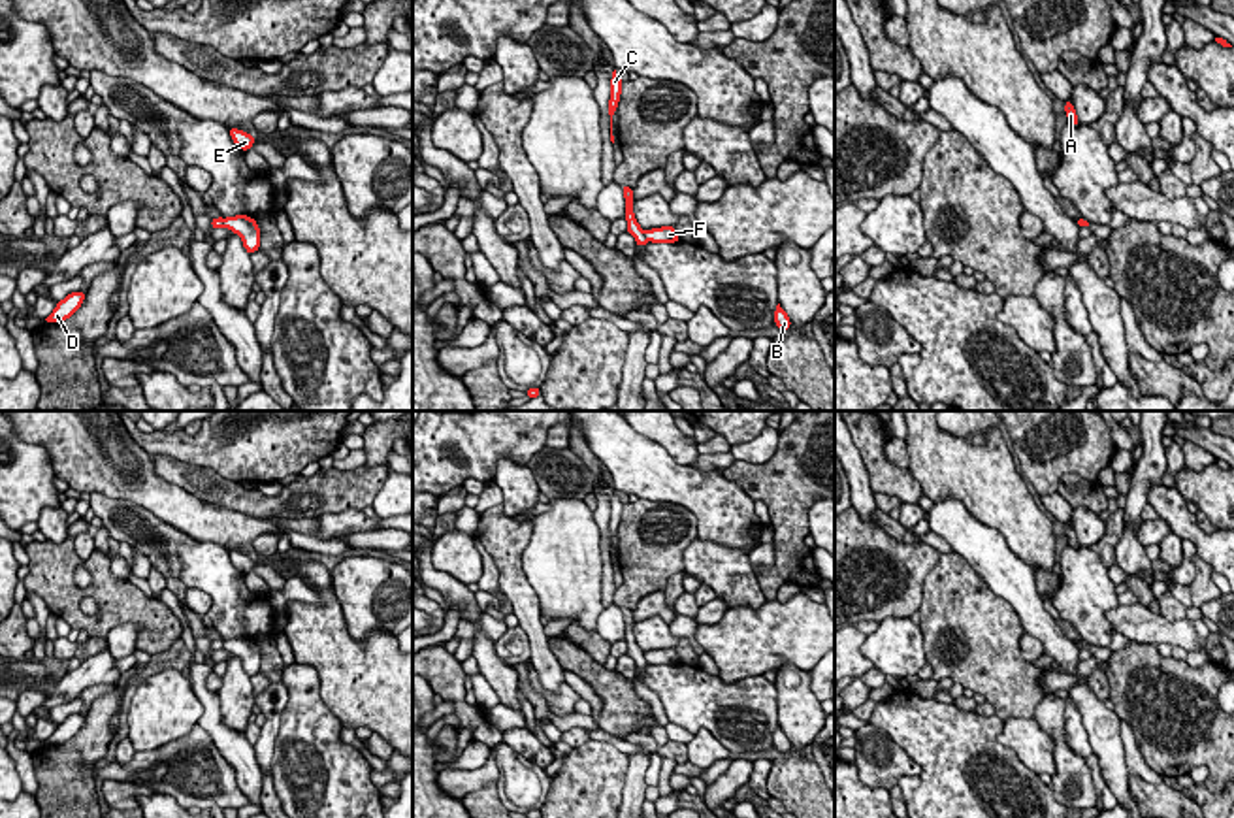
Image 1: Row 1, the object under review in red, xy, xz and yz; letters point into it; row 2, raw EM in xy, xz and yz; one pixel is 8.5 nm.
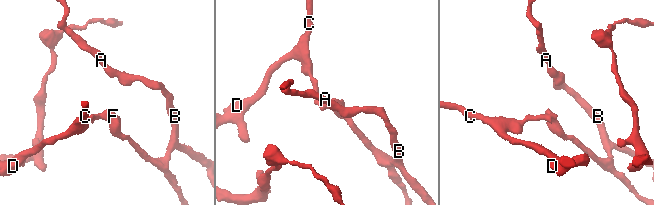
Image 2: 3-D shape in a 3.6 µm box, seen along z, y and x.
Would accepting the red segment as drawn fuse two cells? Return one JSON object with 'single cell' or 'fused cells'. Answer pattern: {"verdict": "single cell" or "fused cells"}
{"verdict": "fused cells"}

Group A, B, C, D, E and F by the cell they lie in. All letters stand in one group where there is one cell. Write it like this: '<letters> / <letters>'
A B E F / C D

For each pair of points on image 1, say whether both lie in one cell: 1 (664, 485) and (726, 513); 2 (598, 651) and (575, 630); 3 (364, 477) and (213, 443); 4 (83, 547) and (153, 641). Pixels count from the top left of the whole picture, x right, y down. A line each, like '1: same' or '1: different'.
1: same
2: same
3: different
4: different

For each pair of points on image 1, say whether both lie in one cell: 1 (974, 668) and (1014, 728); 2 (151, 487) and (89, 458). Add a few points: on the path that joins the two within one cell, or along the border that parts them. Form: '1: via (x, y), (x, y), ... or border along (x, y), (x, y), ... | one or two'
1: border along (1031, 717), (1008, 717), (1003, 720) | two
2: via (136, 485), (125, 485), (104, 464) | one

